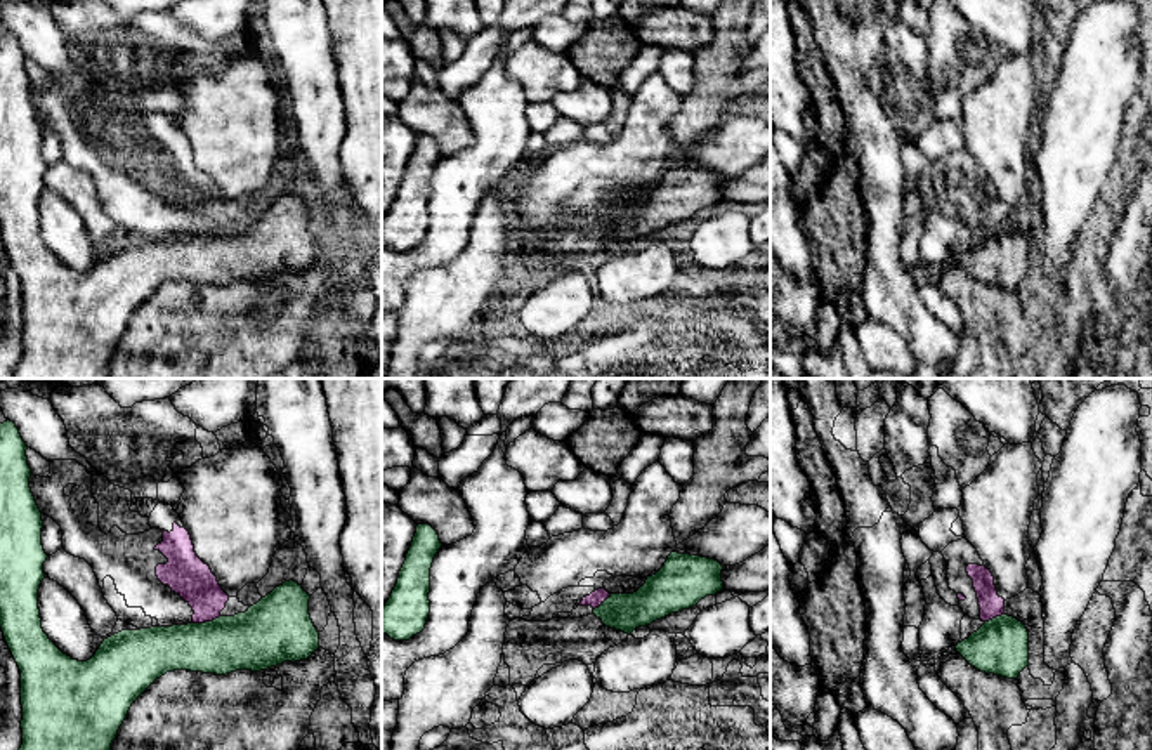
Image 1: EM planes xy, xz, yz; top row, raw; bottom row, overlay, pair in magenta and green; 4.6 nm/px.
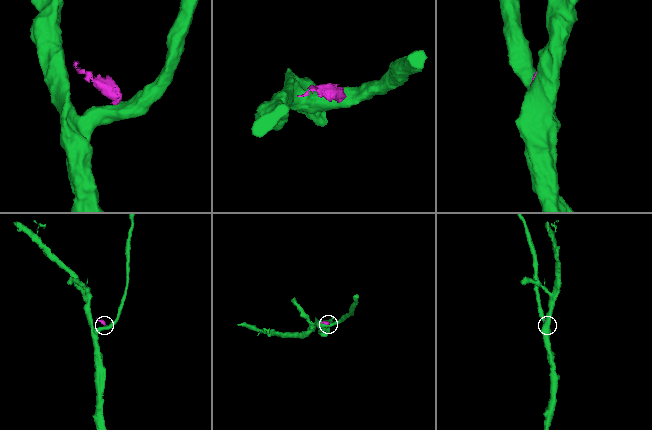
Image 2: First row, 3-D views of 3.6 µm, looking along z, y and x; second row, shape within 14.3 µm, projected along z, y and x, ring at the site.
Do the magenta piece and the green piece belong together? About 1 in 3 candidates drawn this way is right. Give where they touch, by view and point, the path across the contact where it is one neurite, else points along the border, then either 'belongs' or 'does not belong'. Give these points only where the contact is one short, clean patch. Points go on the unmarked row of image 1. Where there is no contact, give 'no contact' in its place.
meets magenta in xy at (205, 231); border along xy (219, 226), (193, 235); does not belong

